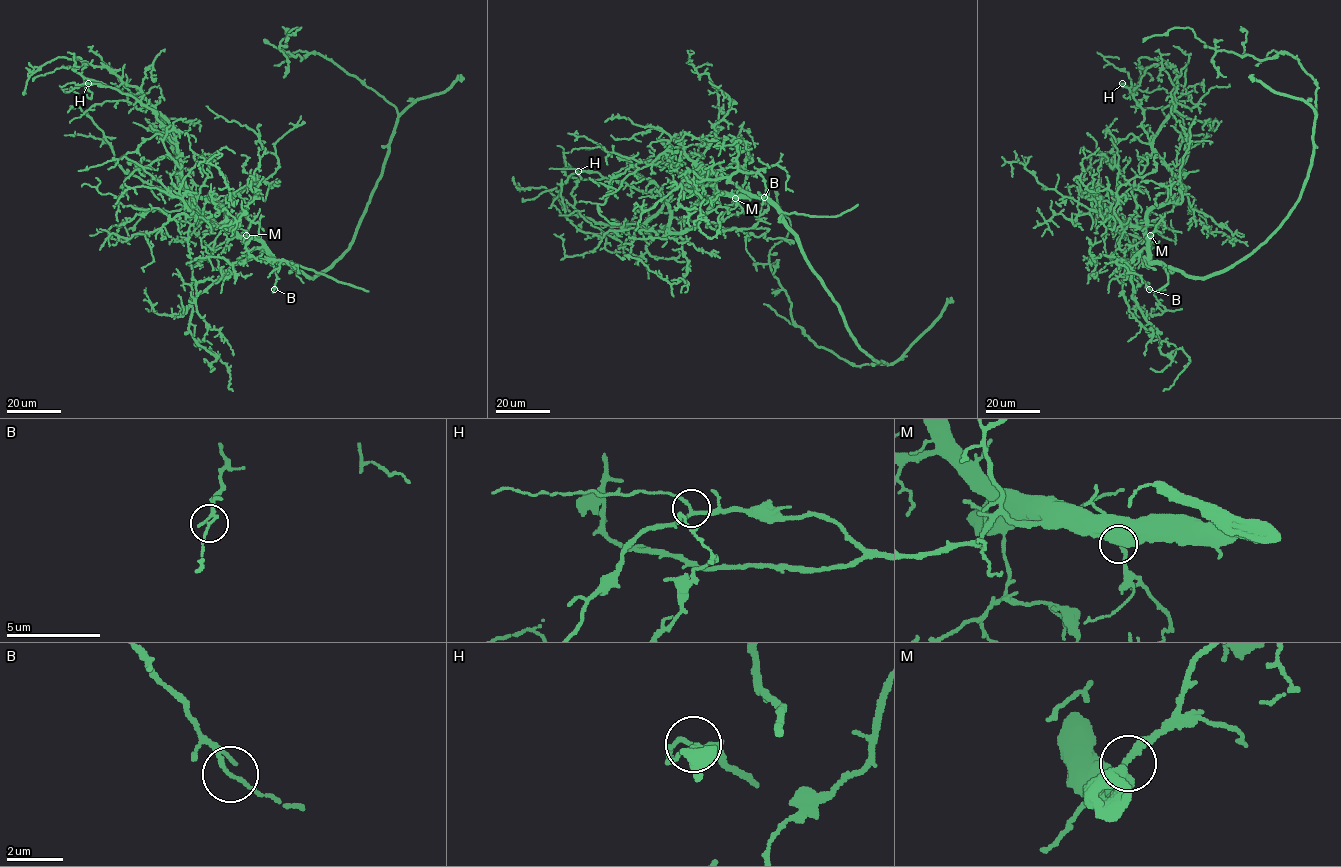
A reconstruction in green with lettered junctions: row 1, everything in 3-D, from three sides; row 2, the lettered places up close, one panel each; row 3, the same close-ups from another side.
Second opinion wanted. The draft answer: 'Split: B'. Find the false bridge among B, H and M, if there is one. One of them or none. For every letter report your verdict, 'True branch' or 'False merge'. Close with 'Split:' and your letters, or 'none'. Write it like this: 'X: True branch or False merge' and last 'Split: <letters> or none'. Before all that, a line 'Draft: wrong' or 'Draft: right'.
Draft: right
B: False merge
H: True branch
M: True branch
Split: B

